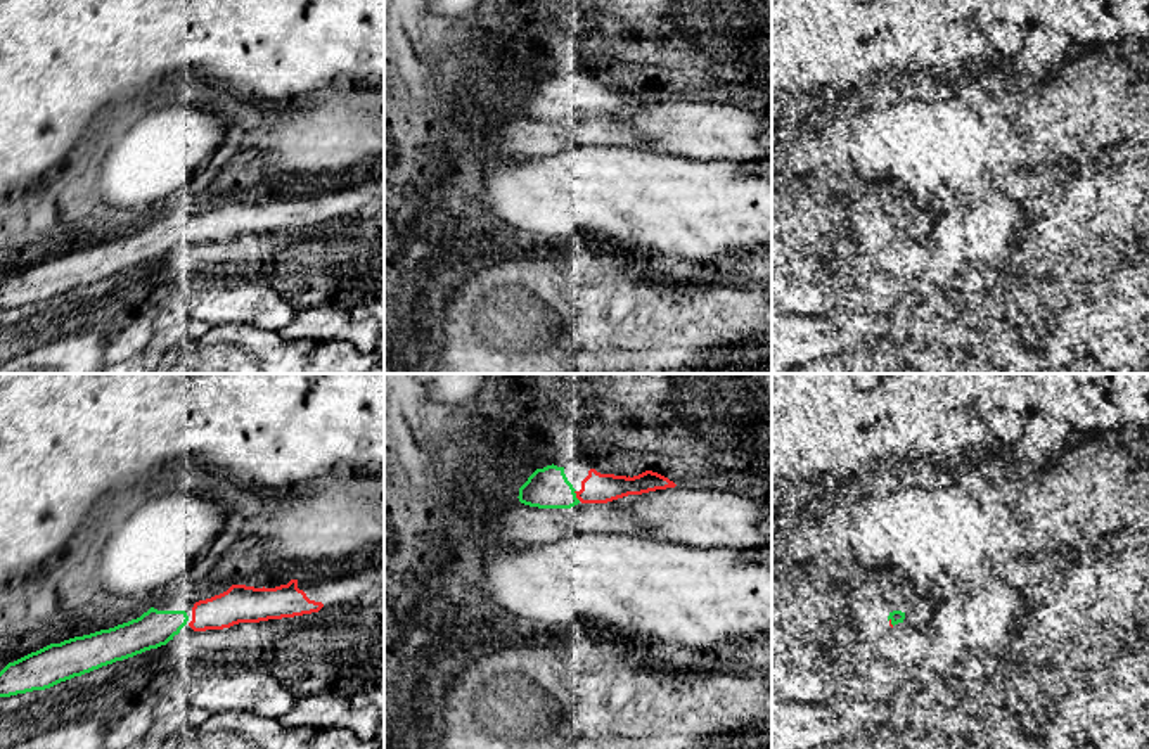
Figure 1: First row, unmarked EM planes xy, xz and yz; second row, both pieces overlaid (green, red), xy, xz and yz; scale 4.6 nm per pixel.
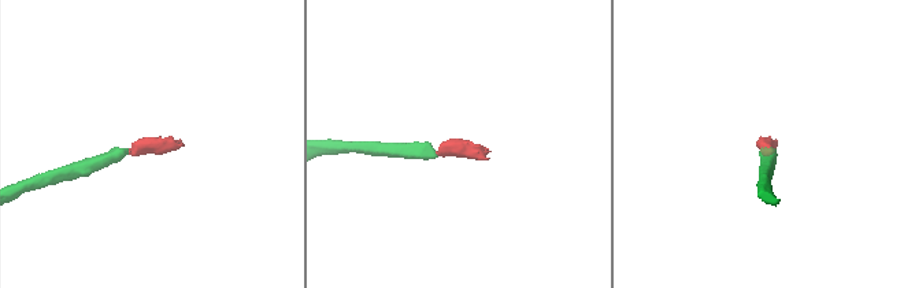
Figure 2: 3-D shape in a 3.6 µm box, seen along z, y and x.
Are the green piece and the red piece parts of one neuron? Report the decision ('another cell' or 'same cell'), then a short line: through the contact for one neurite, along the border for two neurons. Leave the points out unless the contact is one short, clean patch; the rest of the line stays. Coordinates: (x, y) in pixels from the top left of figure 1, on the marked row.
same cell

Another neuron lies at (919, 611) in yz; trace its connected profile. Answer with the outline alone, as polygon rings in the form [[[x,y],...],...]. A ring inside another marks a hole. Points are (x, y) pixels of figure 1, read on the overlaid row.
[[[912,599],[905,611],[905,623],[915,624],[919,628],[926,628],[931,621],[936,602],[929,599]]]

